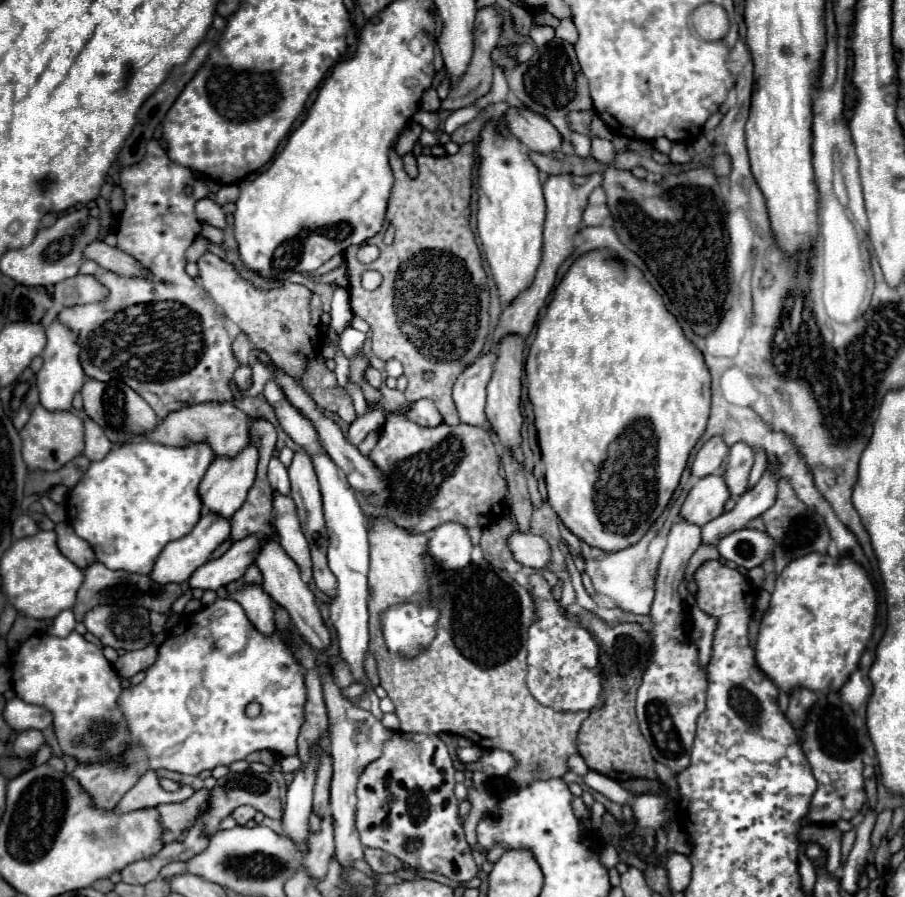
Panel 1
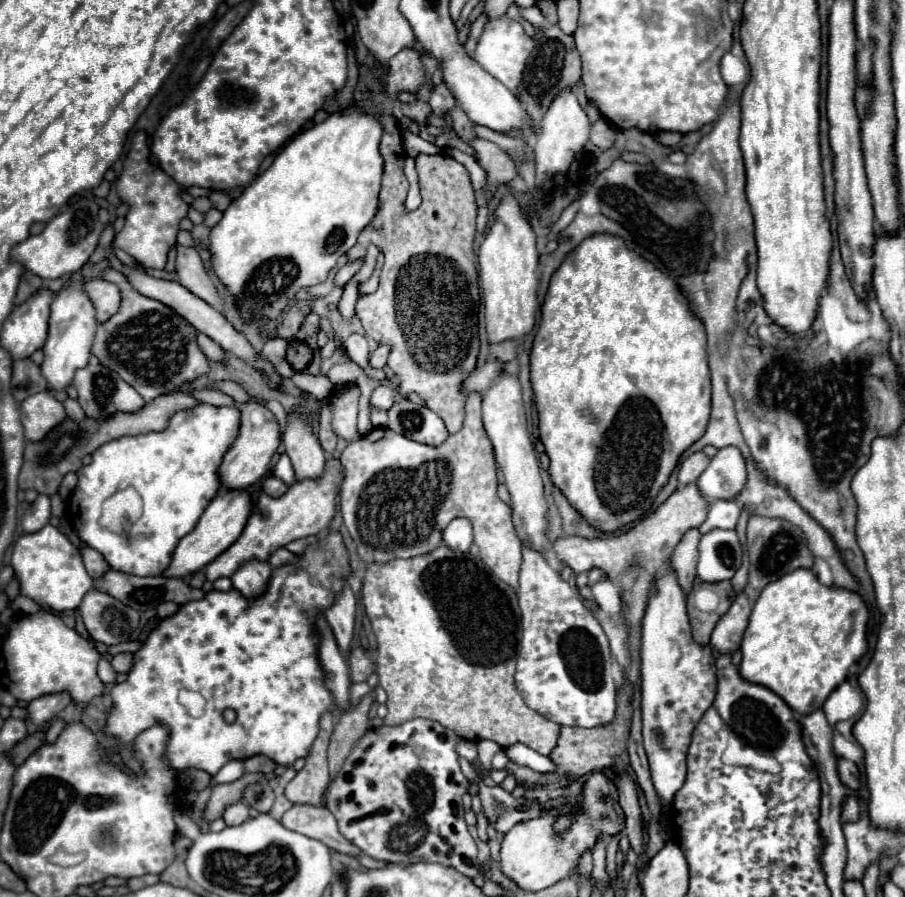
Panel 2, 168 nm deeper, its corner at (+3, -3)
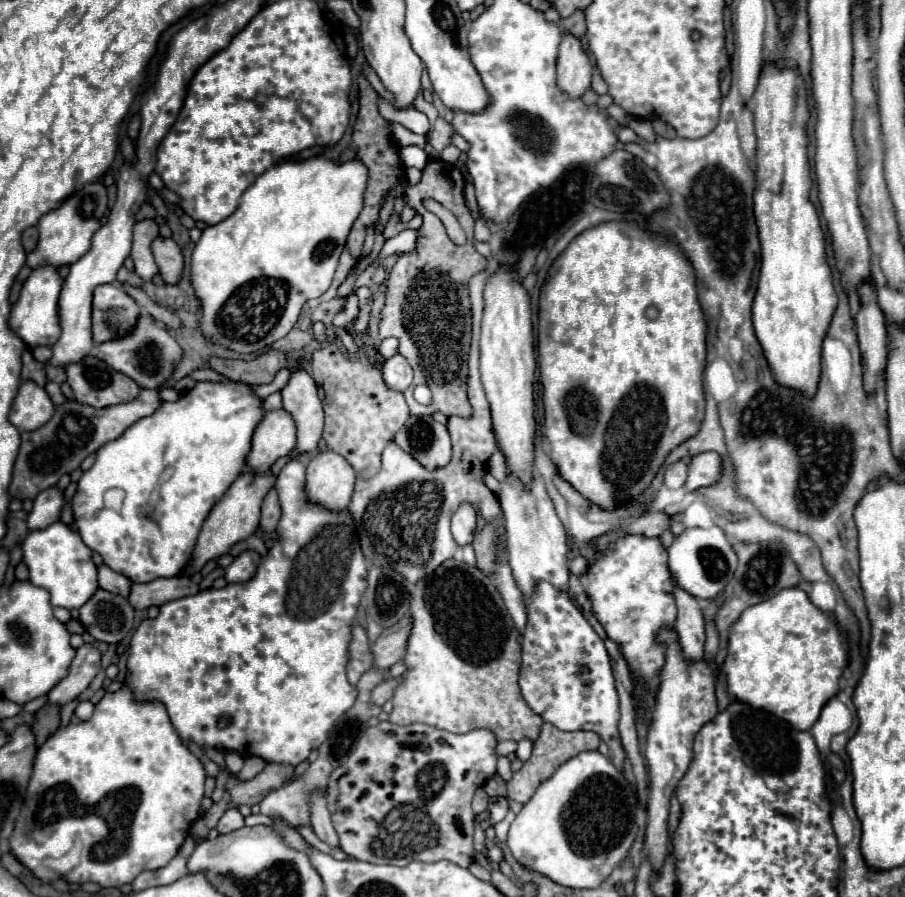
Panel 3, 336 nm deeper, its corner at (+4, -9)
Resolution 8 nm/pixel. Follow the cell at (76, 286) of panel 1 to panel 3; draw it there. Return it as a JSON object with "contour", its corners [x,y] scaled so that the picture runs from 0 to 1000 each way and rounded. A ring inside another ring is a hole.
{"contour":[[[120,315],[109,318],[103,329],[103,380],[116,382],[120,378],[136,378],[147,369],[156,342],[151,336],[140,329],[134,318]]]}

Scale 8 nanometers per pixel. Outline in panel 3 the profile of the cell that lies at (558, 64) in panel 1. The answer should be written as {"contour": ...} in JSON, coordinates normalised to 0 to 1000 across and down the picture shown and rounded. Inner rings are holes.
{"contour":[[[635,12],[629,21],[618,23],[618,30],[622,37],[633,37],[635,41],[644,41],[646,39],[646,14]]]}

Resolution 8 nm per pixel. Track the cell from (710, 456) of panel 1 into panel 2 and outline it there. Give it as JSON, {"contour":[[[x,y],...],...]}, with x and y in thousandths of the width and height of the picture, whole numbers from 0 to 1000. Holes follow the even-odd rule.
{"contour":[[[771,503],[771,505],[765,505],[762,509],[758,509],[751,521],[749,521],[749,536],[754,541],[758,538],[767,538],[773,530],[776,530],[776,523],[780,523],[780,518],[785,516],[785,509],[778,505],[778,503]]]}

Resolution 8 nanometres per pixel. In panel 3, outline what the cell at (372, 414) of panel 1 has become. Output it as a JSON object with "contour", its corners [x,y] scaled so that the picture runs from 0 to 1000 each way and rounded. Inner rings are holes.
{"contour":[[[436,394],[423,409],[423,423],[432,434],[448,436],[456,425],[456,411],[443,394]]]}

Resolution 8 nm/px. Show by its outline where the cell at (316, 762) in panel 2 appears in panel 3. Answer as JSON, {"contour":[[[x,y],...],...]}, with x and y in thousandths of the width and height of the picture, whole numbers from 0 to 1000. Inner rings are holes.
{"contour":[[[357,884],[344,886],[344,918],[346,918],[348,931],[357,940],[361,940],[364,944],[375,944],[375,935],[372,935],[372,929],[368,924],[368,915],[366,915],[366,909],[361,904],[361,895],[359,895]]]}

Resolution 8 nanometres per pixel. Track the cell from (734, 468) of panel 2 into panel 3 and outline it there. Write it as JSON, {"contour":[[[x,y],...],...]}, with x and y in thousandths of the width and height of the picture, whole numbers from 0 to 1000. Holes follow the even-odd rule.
{"contour":[[[772,505],[761,514],[761,530],[757,536],[759,547],[788,541],[797,530],[797,509],[792,505]]]}

